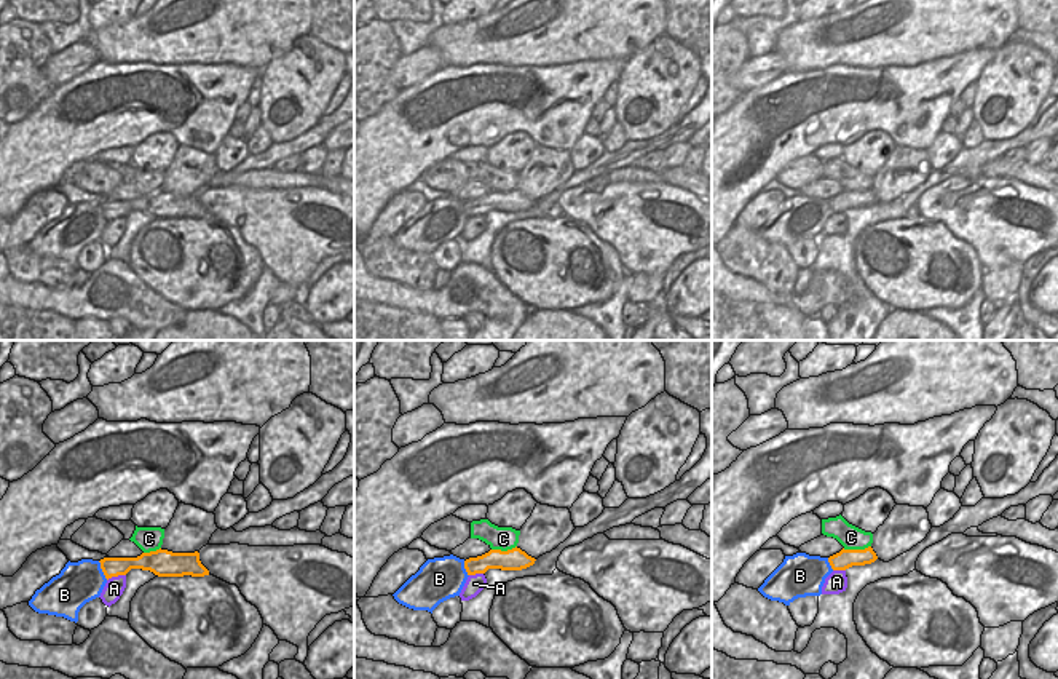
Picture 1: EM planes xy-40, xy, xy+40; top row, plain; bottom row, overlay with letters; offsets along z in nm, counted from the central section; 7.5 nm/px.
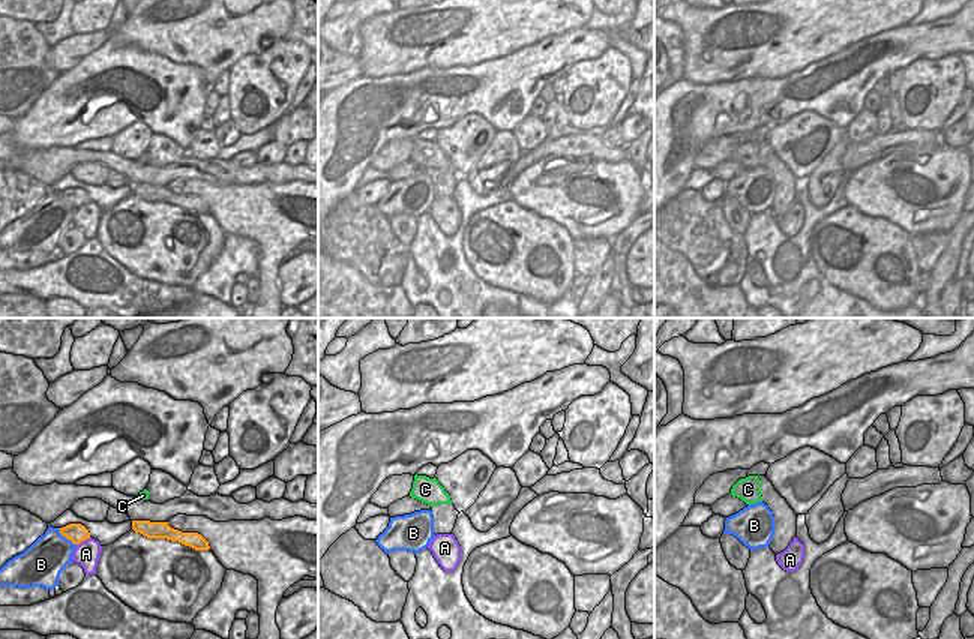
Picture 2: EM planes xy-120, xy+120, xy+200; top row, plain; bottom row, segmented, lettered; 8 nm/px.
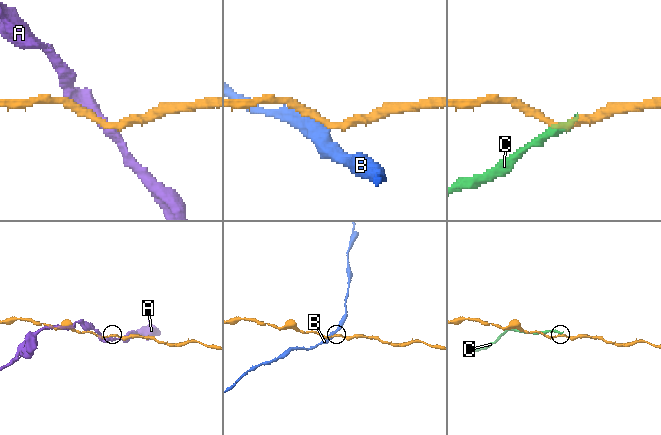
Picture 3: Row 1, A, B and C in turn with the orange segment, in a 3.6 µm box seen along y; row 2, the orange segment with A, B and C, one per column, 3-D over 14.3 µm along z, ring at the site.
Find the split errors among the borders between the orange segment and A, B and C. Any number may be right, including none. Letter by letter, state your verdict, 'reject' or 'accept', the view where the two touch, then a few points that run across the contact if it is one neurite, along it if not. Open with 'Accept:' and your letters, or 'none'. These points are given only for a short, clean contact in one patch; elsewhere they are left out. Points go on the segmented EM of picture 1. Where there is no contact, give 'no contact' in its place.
Accept: none
A: reject | xy-40
B: reject | xy-40
C: reject | xy+40 | xy+40 (870, 545), (864, 548), (843, 548)

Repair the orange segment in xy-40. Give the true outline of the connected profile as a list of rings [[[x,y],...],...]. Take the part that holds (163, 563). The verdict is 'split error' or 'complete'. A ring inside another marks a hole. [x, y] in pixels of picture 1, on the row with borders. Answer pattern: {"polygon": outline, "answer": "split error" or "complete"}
{"polygon": [[[156,550],[137,558],[104,558],[99,561],[105,578],[126,575],[131,569],[150,570],[158,577],[204,577],[209,570],[201,564],[199,553],[172,553]]], "answer": "complete"}

